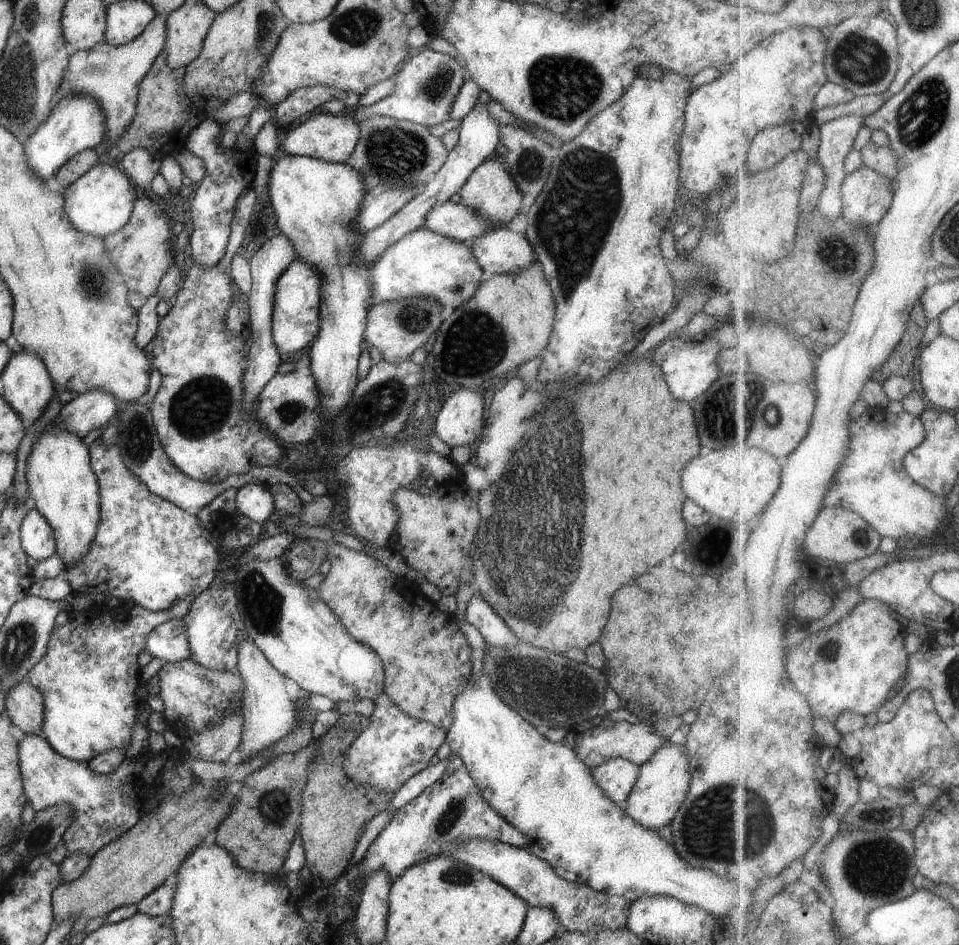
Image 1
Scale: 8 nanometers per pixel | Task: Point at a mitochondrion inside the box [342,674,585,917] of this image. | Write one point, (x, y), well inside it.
(447, 819)

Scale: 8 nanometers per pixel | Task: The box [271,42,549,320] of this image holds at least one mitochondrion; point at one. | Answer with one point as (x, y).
(392, 154)

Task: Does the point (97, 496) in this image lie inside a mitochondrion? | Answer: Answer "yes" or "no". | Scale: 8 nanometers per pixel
no

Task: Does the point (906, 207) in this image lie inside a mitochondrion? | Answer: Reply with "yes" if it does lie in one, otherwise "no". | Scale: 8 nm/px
no

